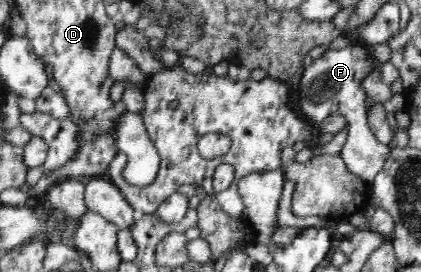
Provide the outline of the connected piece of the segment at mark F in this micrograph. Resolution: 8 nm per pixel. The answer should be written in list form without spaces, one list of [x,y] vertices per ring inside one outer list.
[[[348,45],[342,50],[328,50],[321,58],[314,59],[313,64],[305,68],[300,80],[300,108],[304,116],[312,120],[312,124],[320,124],[326,118],[338,115],[348,121],[348,136],[341,149],[341,157],[350,173],[369,184],[382,170],[392,148],[379,142],[371,131],[367,115],[369,98],[361,86],[377,64],[376,59],[364,48]]]

